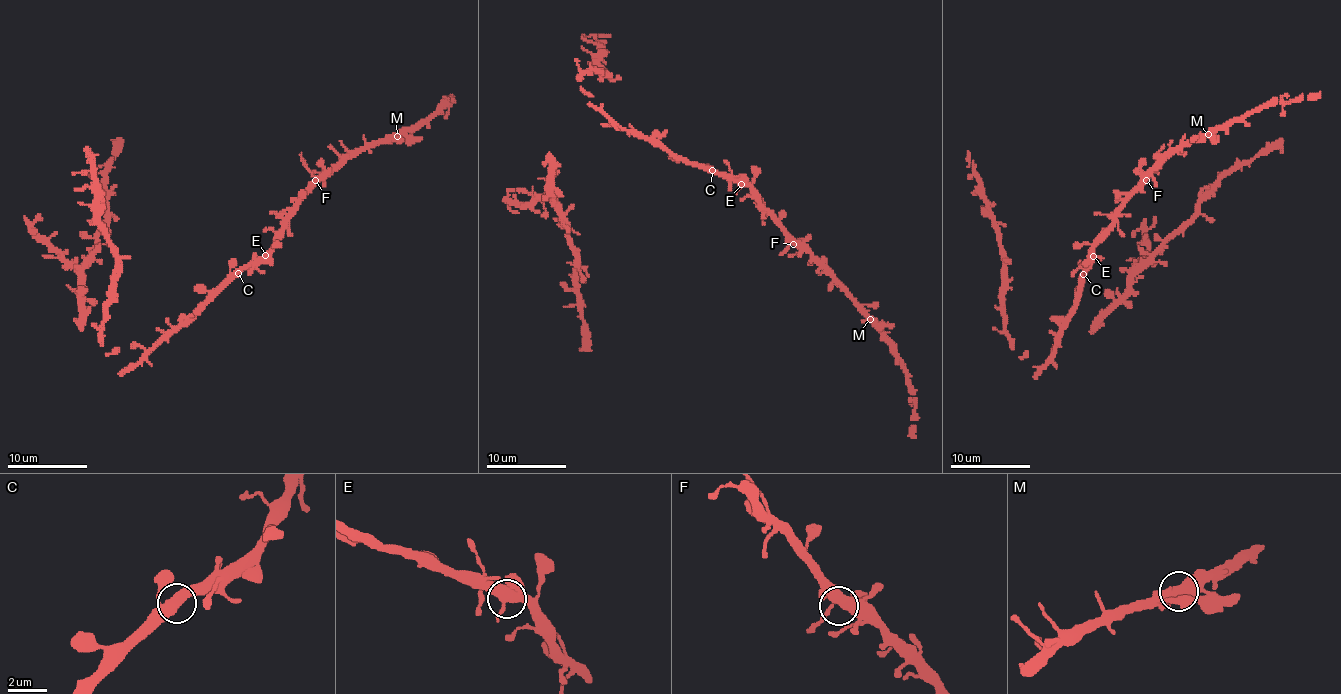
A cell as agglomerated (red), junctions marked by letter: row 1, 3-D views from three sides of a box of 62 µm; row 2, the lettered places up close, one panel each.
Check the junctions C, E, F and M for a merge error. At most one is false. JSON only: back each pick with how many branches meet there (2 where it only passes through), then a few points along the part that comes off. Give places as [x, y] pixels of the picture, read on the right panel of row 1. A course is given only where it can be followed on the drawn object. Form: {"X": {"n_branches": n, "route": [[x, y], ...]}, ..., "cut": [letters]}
{"cut": []}

